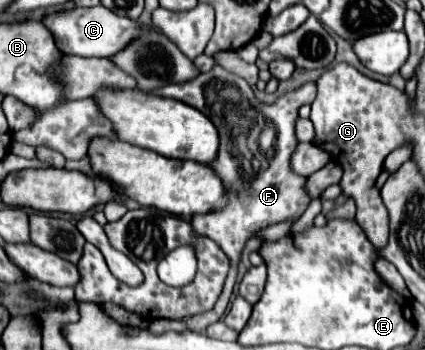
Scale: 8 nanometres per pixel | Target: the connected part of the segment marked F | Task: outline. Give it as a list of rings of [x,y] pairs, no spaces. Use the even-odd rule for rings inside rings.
[[[218,62],[214,68],[206,74],[198,74],[196,78],[182,82],[182,84],[168,84],[164,88],[156,88],[154,94],[164,96],[164,98],[174,98],[180,100],[188,106],[198,108],[202,114],[206,114],[218,132],[222,134],[222,150],[218,152],[220,158],[218,162],[210,164],[214,170],[218,170],[218,176],[230,184],[230,192],[234,192],[234,200],[230,200],[230,208],[224,208],[222,212],[212,212],[210,216],[194,216],[192,218],[192,228],[196,228],[198,234],[212,238],[214,242],[220,244],[220,248],[226,252],[226,256],[232,260],[232,270],[230,276],[226,278],[224,290],[212,310],[206,314],[196,314],[190,316],[190,330],[202,330],[212,322],[218,322],[232,296],[232,288],[236,282],[236,264],[240,260],[240,252],[244,248],[244,242],[254,236],[254,232],[268,228],[278,222],[286,220],[298,220],[304,210],[310,204],[310,194],[306,192],[306,178],[298,176],[292,170],[290,158],[298,146],[296,138],[296,120],[298,120],[298,108],[304,104],[312,104],[316,98],[316,82],[306,82],[304,86],[286,92],[278,96],[272,104],[264,104],[262,100],[256,98],[254,90],[248,86],[248,82],[242,76],[236,76],[228,70],[224,70]],[[236,86],[236,90],[232,90]],[[252,110],[258,114],[258,122],[262,120],[266,126],[272,124],[276,130],[276,140],[274,140],[274,152],[266,154],[260,150],[254,150],[256,146],[256,130],[252,126]]]

